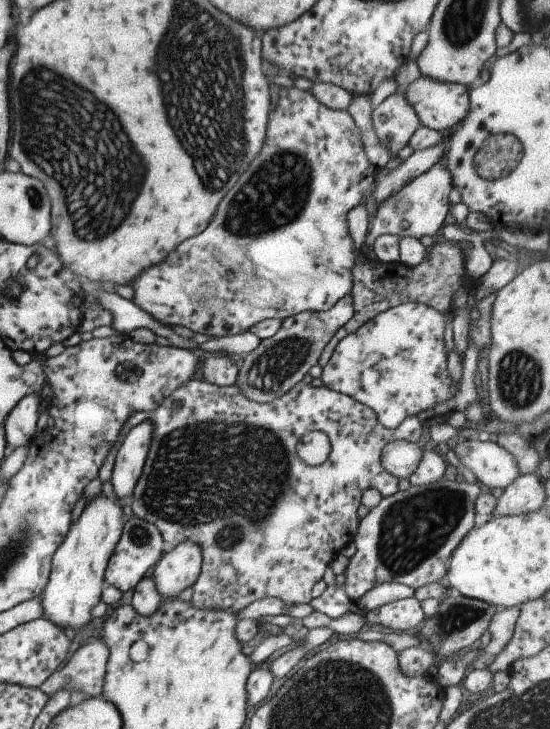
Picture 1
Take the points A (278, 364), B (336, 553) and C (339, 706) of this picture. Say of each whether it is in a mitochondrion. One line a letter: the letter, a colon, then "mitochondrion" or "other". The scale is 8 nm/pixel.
A: mitochondrion
B: other
C: mitochondrion

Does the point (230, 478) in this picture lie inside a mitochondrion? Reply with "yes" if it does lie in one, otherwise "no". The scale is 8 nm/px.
yes

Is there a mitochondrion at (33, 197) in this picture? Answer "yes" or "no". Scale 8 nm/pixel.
yes

